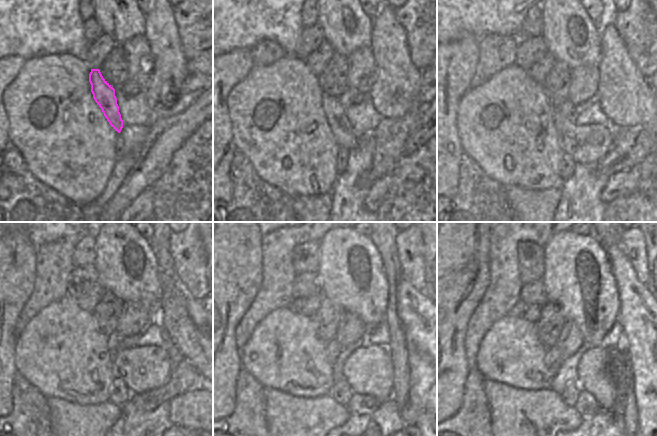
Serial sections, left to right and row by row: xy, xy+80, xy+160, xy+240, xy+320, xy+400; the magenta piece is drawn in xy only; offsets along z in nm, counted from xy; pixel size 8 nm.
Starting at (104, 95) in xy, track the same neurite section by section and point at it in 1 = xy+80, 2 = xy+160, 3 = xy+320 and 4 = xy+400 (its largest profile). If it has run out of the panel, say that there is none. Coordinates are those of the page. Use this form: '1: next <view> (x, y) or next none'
1: next xy+80 (345, 135)
2: next xy+160 (588, 144)
3: next xy+320 (368, 370)
4: next xy+400 (592, 375)

